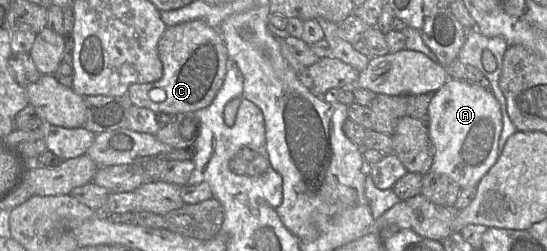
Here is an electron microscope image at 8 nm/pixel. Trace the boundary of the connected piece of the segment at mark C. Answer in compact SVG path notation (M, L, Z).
M201 20L184 22L166 28L157 49L162 77L151 83L131 84L126 95L132 105L150 109L155 114L195 112L208 107L221 89L227 73L229 57L219 30Z

